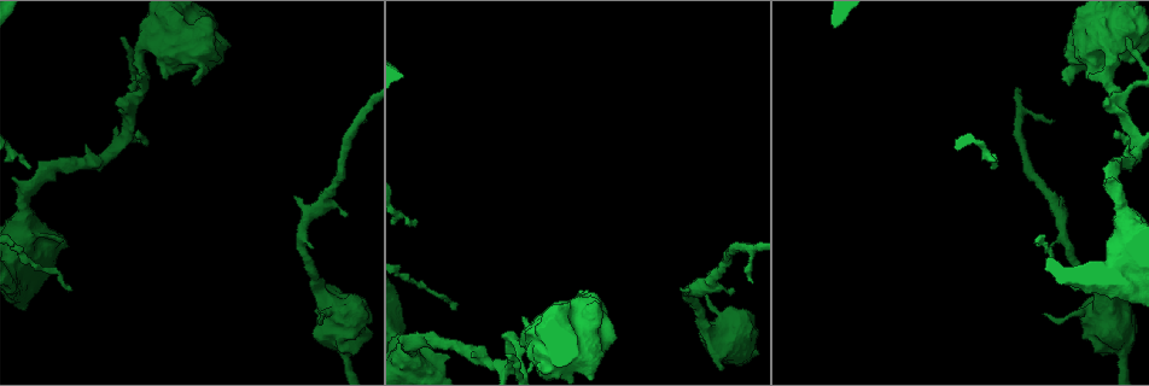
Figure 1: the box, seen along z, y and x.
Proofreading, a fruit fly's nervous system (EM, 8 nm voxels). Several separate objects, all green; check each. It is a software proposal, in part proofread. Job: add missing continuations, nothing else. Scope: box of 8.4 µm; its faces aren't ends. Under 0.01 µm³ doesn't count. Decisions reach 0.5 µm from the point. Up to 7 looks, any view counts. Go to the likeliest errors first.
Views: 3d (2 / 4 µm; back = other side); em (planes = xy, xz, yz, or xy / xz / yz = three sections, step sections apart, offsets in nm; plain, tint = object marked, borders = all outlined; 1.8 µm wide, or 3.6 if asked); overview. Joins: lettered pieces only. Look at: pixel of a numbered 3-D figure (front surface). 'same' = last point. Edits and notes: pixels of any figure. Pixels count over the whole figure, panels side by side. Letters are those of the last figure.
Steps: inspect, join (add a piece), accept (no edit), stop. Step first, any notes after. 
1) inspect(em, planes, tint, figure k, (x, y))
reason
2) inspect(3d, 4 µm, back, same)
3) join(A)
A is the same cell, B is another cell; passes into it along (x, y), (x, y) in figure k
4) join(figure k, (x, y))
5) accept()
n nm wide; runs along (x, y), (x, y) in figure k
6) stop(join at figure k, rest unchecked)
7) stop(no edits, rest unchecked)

inspect(3d, 2 µm, back, figure 1, (446, 356))
free end

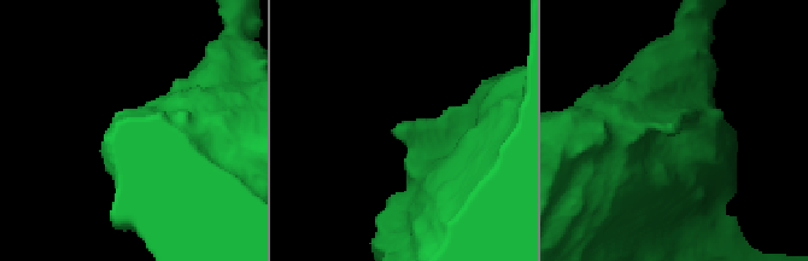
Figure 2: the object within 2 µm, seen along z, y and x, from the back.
inspect(em, planes, borders, figure 2, (397, 129))
shape alone is not enough

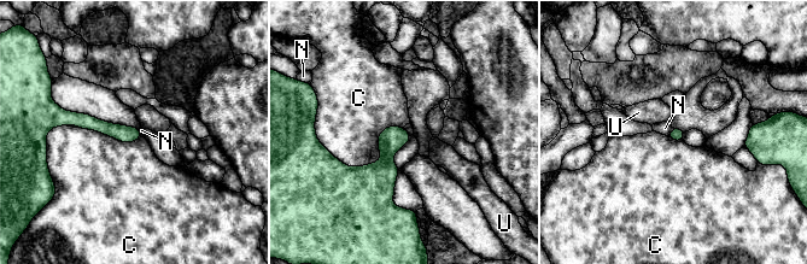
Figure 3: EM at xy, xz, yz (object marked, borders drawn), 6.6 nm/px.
accept()
C touches over 550 nm; C, N and U are other cells; border along (673, 128), (668, 136) in figure 3; none of them fits

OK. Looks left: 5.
inspect(3d, 2 µm, figure 1, (1111, 60))
calibre changes

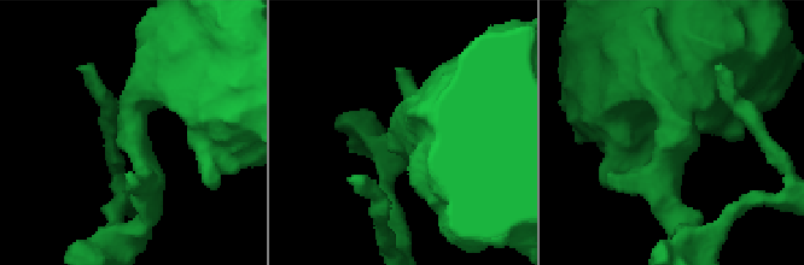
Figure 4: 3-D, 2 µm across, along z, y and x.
inspect(em, planes, borders, figure 4, (677, 131))

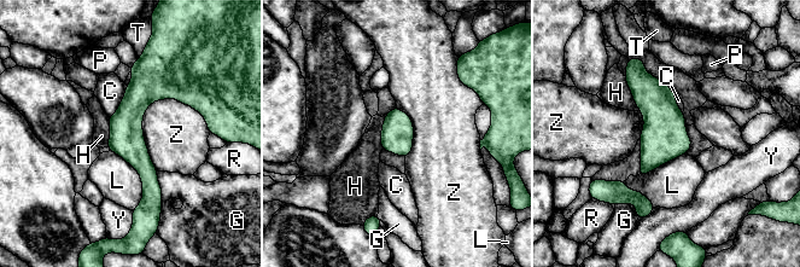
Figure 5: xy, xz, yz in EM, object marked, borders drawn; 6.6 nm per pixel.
accept()
C, G, H, L, P, R, T, Y and Z are other cells; border along (387, 115), (383, 122), (381, 147) in figure 5; none of them fits

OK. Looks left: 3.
inspect(3d, 2 µm, figure 1, (734, 289))
an open end

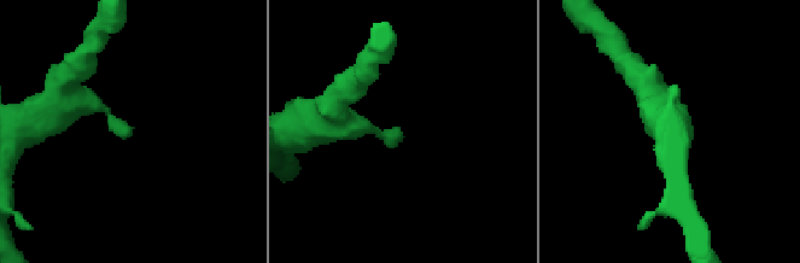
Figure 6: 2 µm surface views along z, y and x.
inspect(em, planes, tint, figure 6, (397, 130))

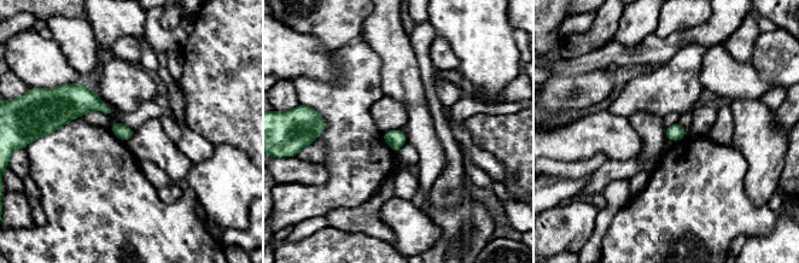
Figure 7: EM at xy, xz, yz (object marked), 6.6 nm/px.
inspect(em, planes, borders, same)

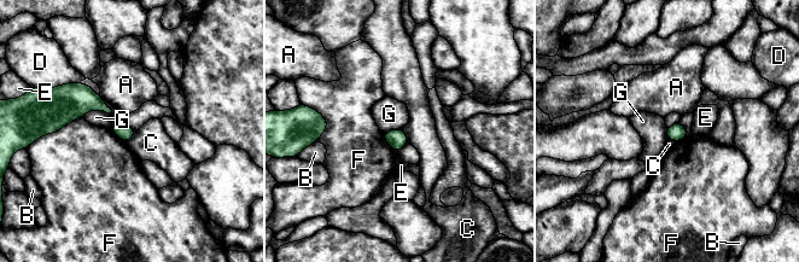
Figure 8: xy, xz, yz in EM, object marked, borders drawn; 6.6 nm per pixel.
accept()
A, B, C, D, E, F and G are other cells; border along (402, 129), (408, 141) in figure 8; none of them fits

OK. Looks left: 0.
stop(no edits, rest unchecked)

